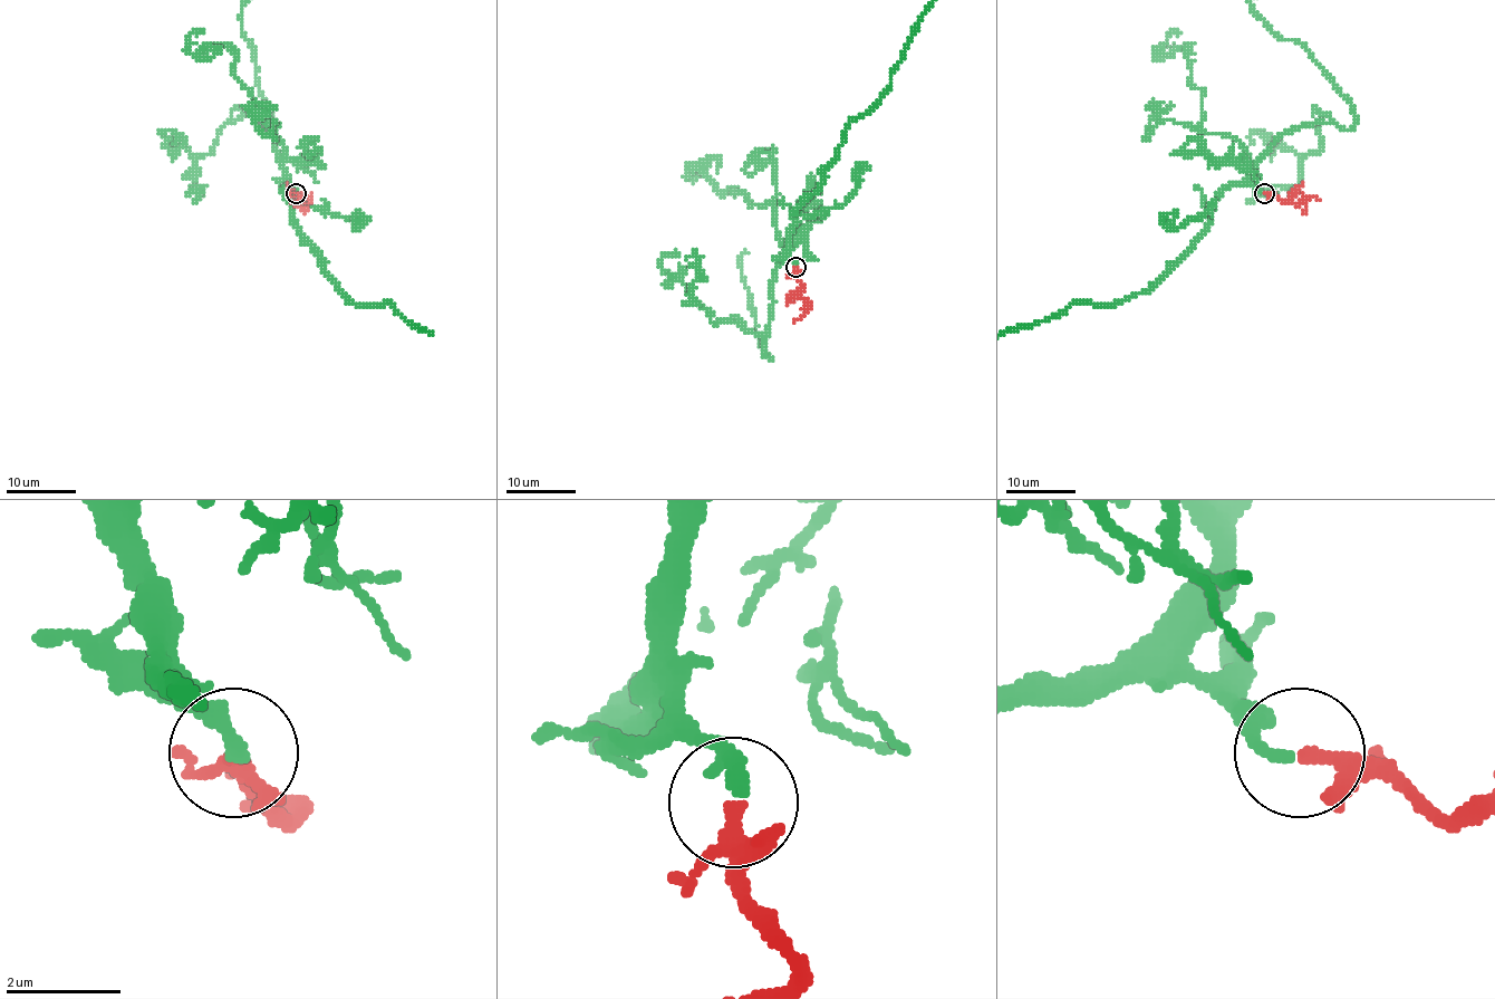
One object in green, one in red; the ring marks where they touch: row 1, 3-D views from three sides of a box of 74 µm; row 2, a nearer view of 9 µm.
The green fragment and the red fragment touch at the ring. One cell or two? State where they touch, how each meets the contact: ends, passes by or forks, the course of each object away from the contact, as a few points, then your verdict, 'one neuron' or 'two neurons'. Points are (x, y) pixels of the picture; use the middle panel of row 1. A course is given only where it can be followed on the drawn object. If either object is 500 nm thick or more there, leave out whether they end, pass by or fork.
(796, 267) | green ends | red forks | green via (797, 266), (788, 253), (779, 261), (769, 358), (744, 281), (741, 259), (750, 250), (751, 256) | red via (797, 266), (797, 277), (803, 284), (800, 296), (808, 308), (792, 322) | one neuron

